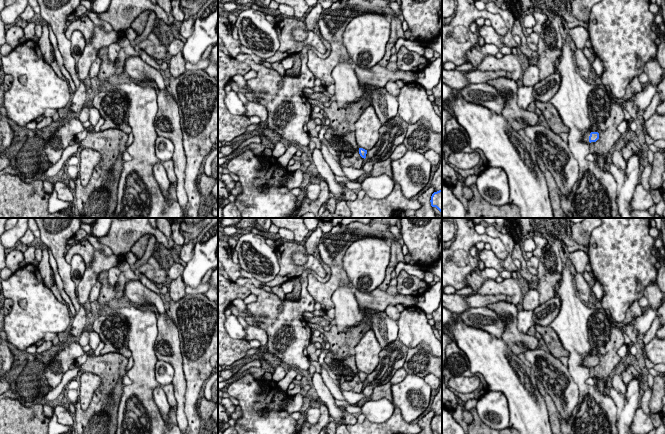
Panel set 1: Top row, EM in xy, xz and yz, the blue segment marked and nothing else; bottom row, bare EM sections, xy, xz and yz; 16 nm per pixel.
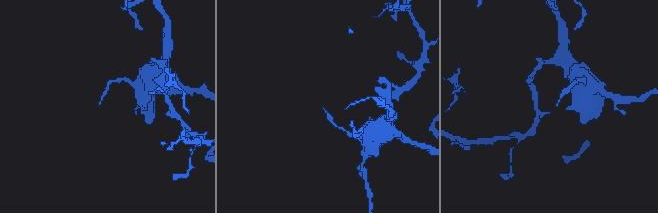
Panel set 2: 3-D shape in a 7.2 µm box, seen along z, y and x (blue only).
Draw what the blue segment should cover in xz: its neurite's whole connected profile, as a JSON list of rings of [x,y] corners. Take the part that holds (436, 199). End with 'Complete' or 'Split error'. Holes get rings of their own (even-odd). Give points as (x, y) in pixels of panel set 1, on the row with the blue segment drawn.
[[[442,189],[432,194],[430,202],[432,207],[436,207],[442,213]]]. Complete

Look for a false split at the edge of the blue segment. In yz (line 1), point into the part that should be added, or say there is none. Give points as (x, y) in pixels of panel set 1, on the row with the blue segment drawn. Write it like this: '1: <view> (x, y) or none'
1: yz (585, 138)

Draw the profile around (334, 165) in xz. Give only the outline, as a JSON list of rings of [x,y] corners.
[[[321,143],[320,150],[321,150],[321,153],[323,155],[323,158],[325,159],[325,161],[329,165],[329,167],[332,170],[332,172],[334,173],[334,175],[337,175],[337,176],[340,176],[340,177],[347,176],[343,172],[342,167],[339,164],[339,162],[334,159],[333,155],[329,152],[329,150],[328,150],[328,148],[325,144]]]

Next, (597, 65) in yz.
[[[595,55],[595,60],[592,63],[592,67],[595,71],[596,76],[598,78],[601,78],[601,76],[603,74],[603,71],[604,71],[604,66],[603,66],[603,63],[602,63],[601,59],[596,55]]]

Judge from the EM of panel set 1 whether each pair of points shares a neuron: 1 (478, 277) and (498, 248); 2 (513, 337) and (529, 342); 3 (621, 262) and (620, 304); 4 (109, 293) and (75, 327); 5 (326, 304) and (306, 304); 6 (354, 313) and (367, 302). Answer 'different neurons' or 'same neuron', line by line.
1: different neurons
2: same neuron
3: same neuron
4: different neurons
5: different neurons
6: different neurons

